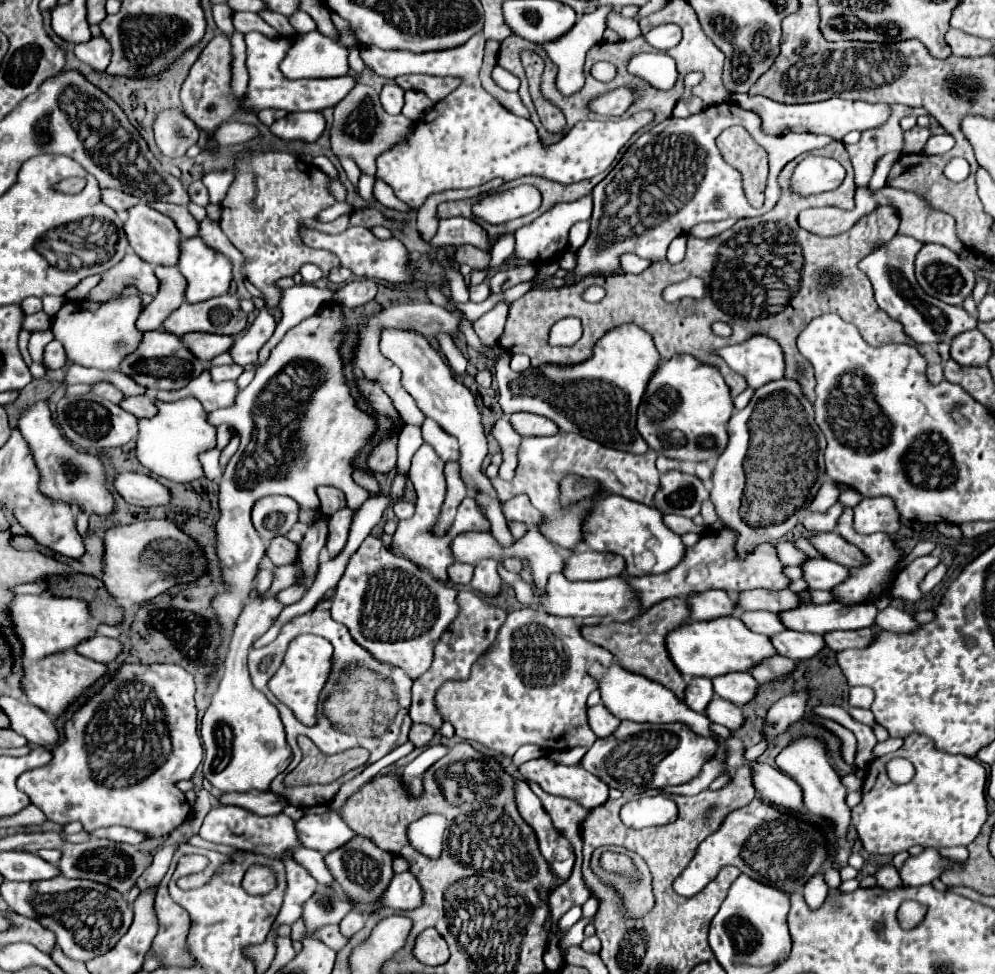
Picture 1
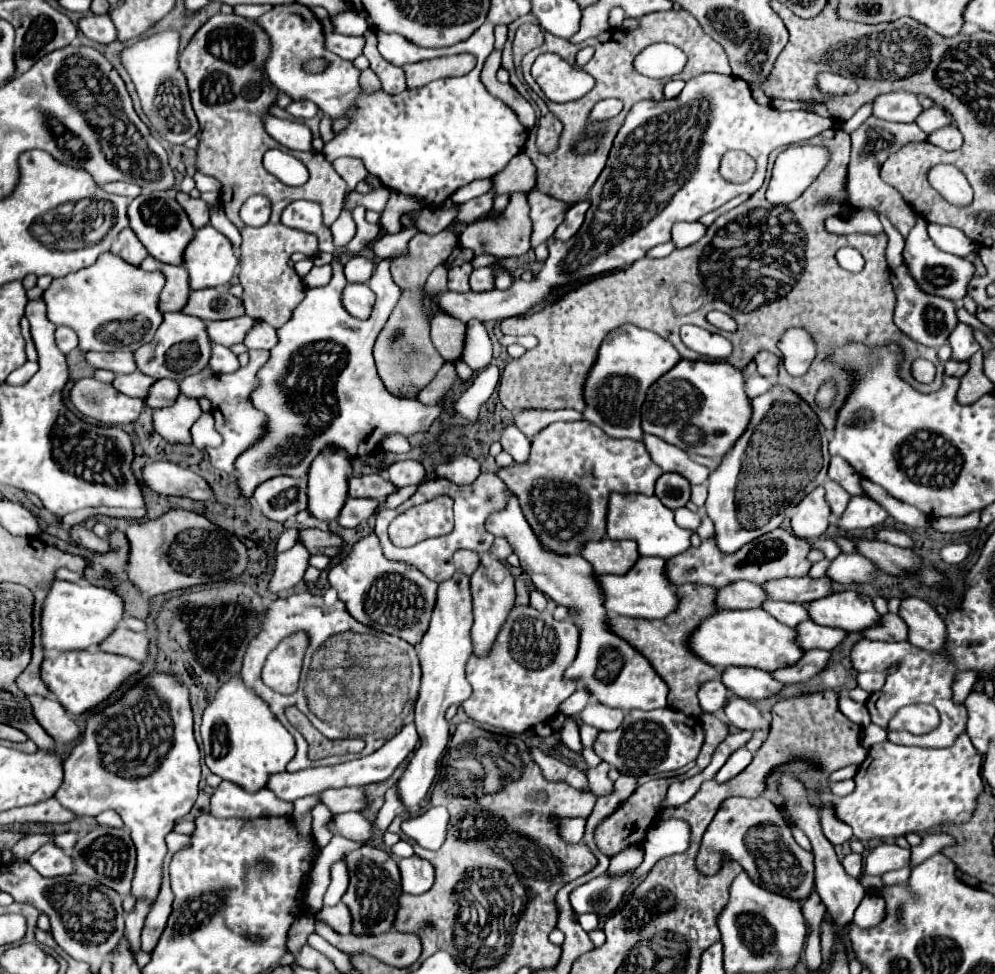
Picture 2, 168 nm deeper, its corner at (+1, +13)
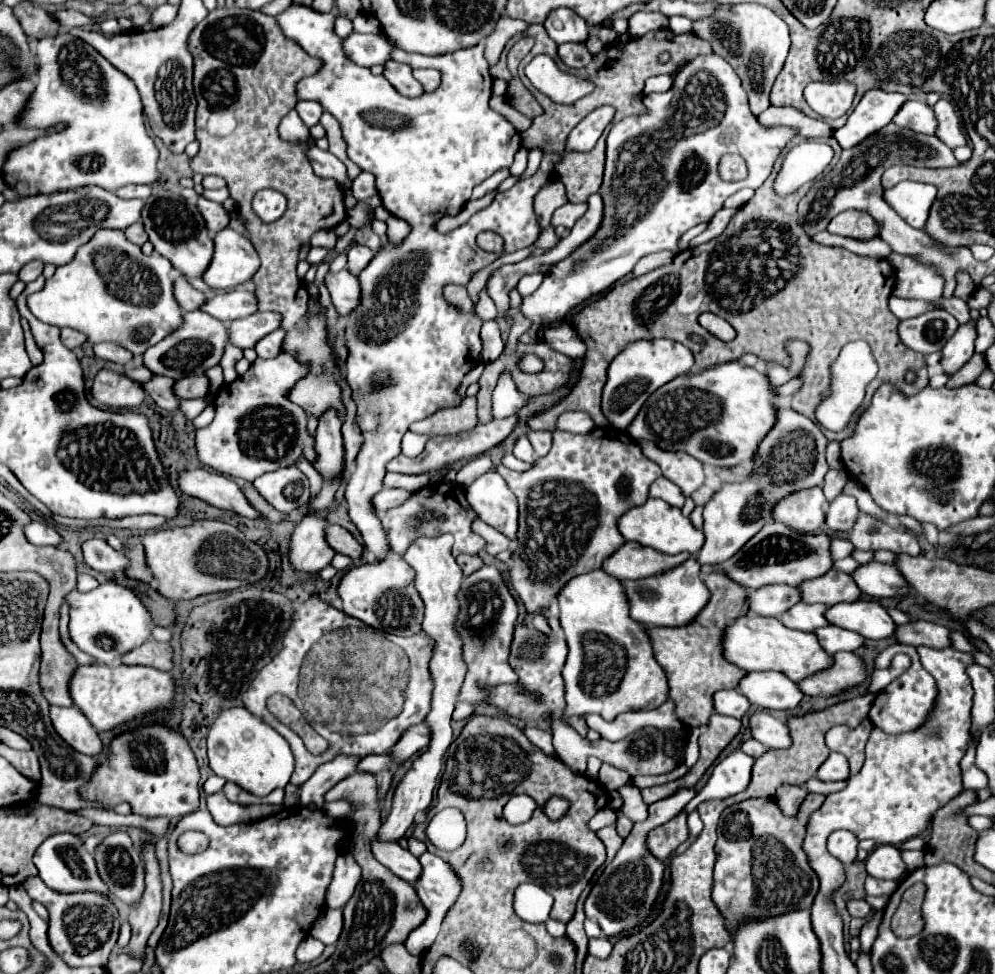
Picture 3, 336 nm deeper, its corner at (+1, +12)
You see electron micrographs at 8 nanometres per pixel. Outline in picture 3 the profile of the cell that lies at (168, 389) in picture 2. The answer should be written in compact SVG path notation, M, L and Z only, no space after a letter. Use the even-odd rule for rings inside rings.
M205 375L179 379L173 385L173 393L177 395L177 399L197 399L197 397L205 397L209 393L209 379Z

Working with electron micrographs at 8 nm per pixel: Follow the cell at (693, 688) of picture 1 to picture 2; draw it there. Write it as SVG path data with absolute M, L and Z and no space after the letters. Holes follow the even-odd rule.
M713 680L713 682L705 682L705 686L701 686L699 690L699 702L703 712L717 712L723 710L727 704L727 686L721 680Z

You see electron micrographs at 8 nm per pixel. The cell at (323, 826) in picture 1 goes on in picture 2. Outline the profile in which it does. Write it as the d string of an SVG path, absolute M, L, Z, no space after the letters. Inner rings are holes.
M347 812L347 814L337 814L333 822L329 822L329 828L333 834L345 836L349 840L373 846L377 850L383 850L387 854L391 854L391 848L385 846L385 842L381 840L381 836L375 836L371 830L371 822L359 814L359 812Z

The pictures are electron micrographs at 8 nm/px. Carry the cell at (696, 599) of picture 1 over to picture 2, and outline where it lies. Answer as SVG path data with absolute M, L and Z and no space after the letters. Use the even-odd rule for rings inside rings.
M735 582L719 590L717 606L725 610L749 610L759 608L767 600L763 586L753 582Z

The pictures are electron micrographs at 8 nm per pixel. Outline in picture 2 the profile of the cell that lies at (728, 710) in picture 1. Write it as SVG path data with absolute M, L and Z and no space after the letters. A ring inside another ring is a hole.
M729 694L729 706L725 706L723 714L725 714L727 722L737 726L739 730L769 732L769 720L749 700L743 700L743 698Z

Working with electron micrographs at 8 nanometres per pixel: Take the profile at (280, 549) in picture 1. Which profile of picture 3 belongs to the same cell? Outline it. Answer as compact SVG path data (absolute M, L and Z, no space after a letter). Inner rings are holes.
M327 525L327 527L325 527L325 539L329 539L329 545L331 545L337 553L347 555L347 557L351 557L353 561L359 561L363 547L355 541L355 537L353 537L347 529L343 529L343 527L339 527L339 525Z

